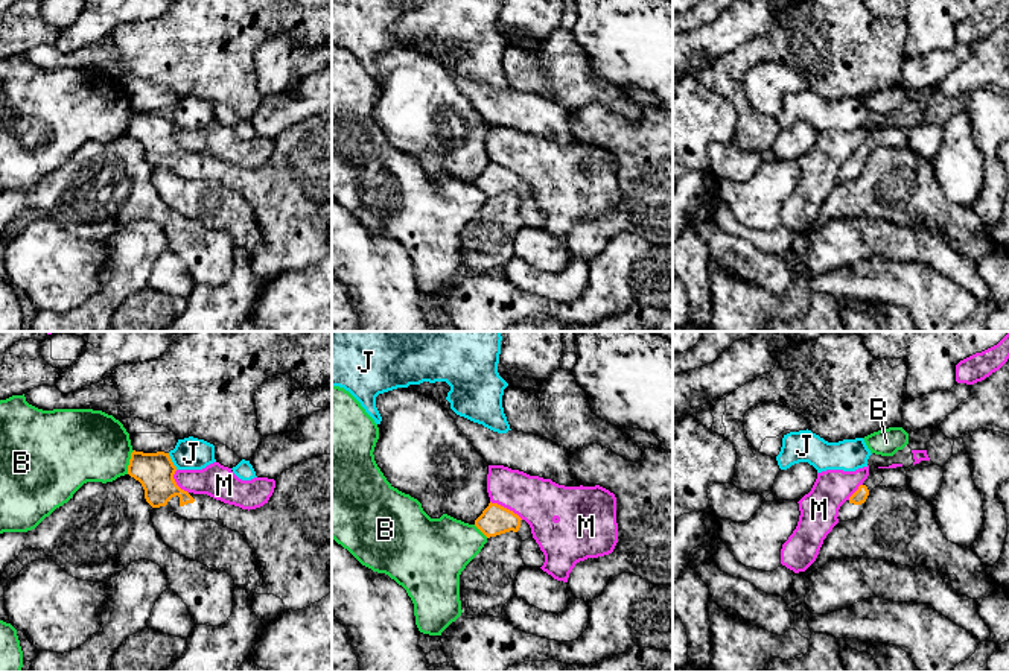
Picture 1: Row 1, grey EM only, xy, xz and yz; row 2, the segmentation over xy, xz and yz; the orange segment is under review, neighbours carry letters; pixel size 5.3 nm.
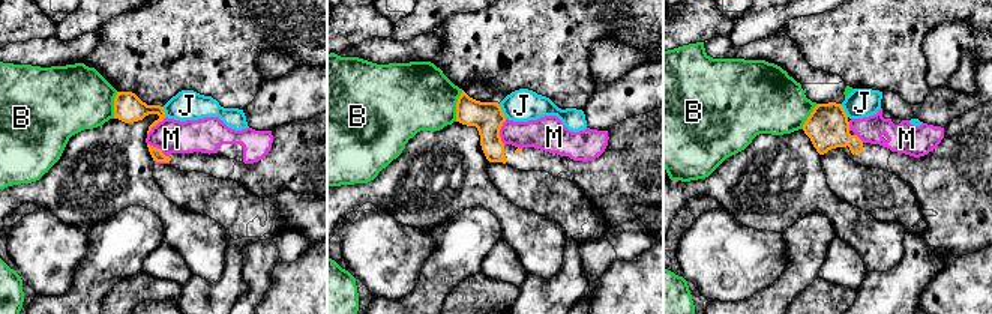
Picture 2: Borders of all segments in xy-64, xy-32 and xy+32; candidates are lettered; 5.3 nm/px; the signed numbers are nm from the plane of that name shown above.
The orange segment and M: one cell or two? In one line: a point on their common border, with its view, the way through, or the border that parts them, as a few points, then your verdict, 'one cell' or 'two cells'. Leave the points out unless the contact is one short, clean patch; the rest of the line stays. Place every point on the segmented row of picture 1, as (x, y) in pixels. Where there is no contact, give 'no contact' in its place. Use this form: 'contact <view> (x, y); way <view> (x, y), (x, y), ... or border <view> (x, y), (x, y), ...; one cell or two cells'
contact xz (506, 508); border xz (490, 500), (512, 510), (522, 519); two cells

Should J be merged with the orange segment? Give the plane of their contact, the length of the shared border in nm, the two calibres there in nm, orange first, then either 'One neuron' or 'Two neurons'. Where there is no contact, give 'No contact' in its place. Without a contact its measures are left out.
Touches orange in xy. Shared border 100 nm. Thickness 190 nm (orange) against 180 nm. Two neurons

